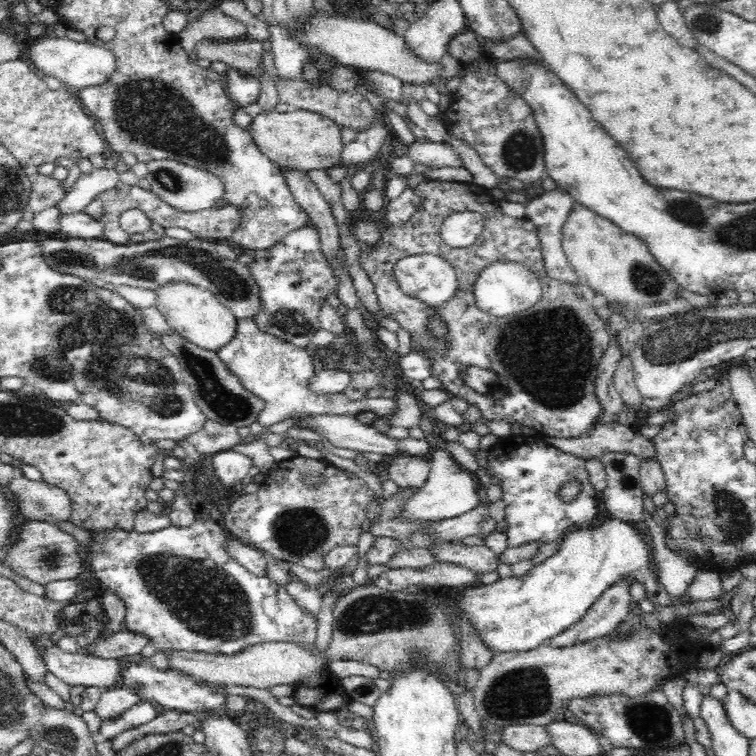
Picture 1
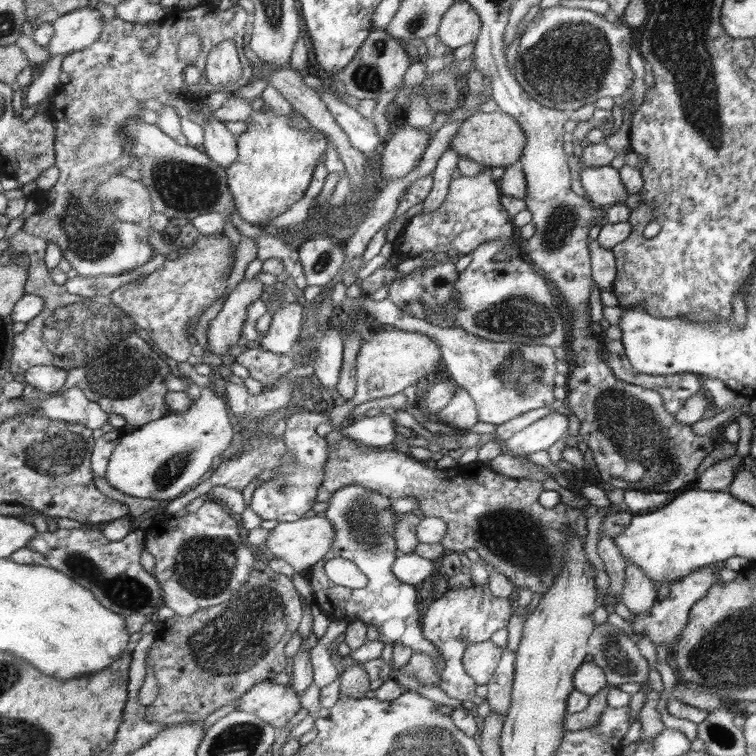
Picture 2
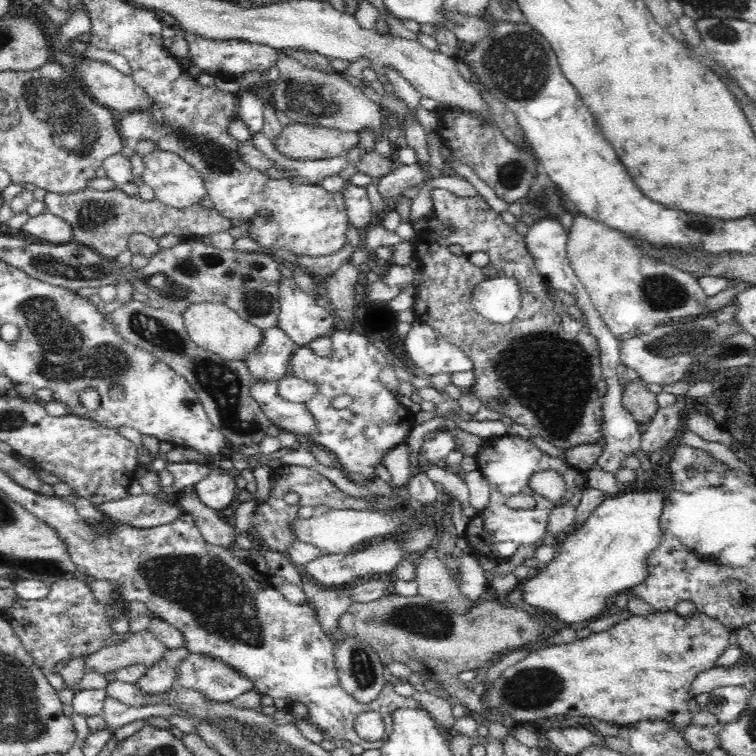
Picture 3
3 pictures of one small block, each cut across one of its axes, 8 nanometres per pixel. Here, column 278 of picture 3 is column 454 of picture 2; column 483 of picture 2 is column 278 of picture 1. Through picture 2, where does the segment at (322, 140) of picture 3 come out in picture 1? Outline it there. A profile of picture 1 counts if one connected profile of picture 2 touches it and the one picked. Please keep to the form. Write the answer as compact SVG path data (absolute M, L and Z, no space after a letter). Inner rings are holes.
M307 110L264 112L252 118L252 126L246 129L254 144L278 166L308 170L328 170L339 165L345 144L341 139L341 127L320 113Z

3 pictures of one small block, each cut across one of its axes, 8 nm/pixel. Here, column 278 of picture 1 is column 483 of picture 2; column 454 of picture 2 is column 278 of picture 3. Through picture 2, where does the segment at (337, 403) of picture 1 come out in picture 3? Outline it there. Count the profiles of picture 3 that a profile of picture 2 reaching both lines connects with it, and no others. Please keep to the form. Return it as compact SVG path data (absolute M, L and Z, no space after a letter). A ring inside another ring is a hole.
M277 326L276 328L268 328L264 331L264 338L261 346L254 351L252 355L244 361L246 367L250 371L253 380L260 380L260 382L276 382L289 375L287 366L291 364L291 357L297 349L296 344Z

